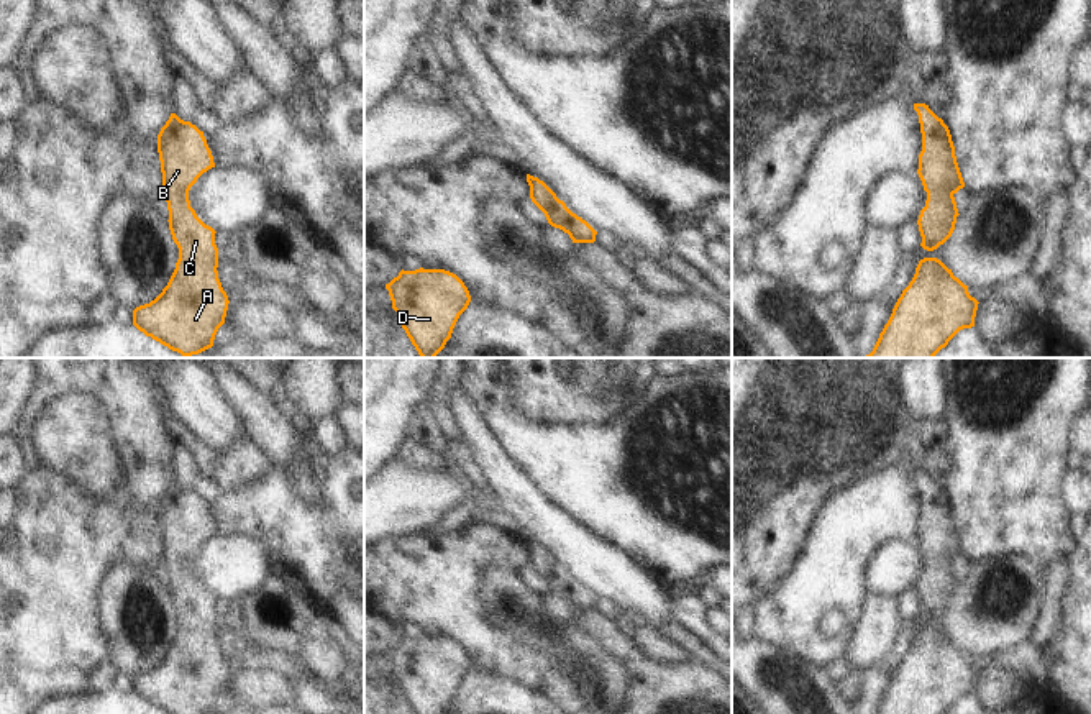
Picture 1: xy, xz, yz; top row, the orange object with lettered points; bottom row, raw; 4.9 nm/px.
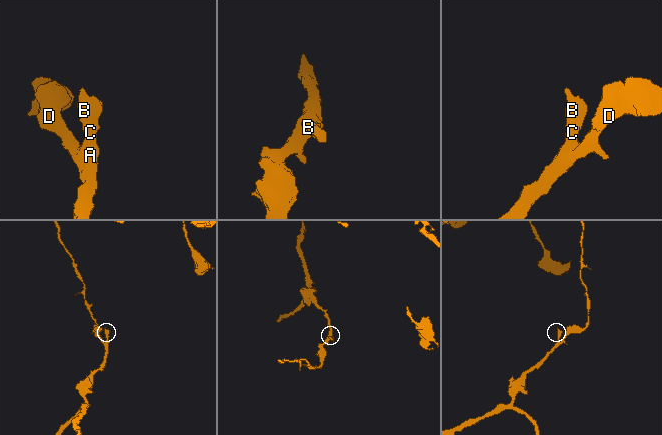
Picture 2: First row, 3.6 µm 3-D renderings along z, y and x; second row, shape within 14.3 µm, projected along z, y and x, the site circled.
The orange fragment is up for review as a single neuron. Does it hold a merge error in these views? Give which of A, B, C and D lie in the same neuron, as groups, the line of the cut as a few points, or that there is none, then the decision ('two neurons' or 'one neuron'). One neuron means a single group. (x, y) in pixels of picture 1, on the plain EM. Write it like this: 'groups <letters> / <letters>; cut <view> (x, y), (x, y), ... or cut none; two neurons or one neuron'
groups A B C D; cut none; one neuron

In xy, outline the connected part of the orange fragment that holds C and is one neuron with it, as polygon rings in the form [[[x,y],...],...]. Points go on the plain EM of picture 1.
[[[171,481],[157,502],[162,540],[162,561],[169,578],[169,597],[179,616],[176,637],[162,660],[149,671],[133,678],[133,693],[164,714],[213,714],[218,696],[225,691],[228,663],[218,647],[218,616],[215,597],[205,593],[190,574],[189,558],[197,547],[215,535],[203,499]]]

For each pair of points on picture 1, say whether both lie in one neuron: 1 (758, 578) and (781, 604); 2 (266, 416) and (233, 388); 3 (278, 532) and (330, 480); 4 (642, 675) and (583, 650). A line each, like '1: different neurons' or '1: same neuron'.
1: different neurons
2: same neuron
3: same neuron
4: different neurons

